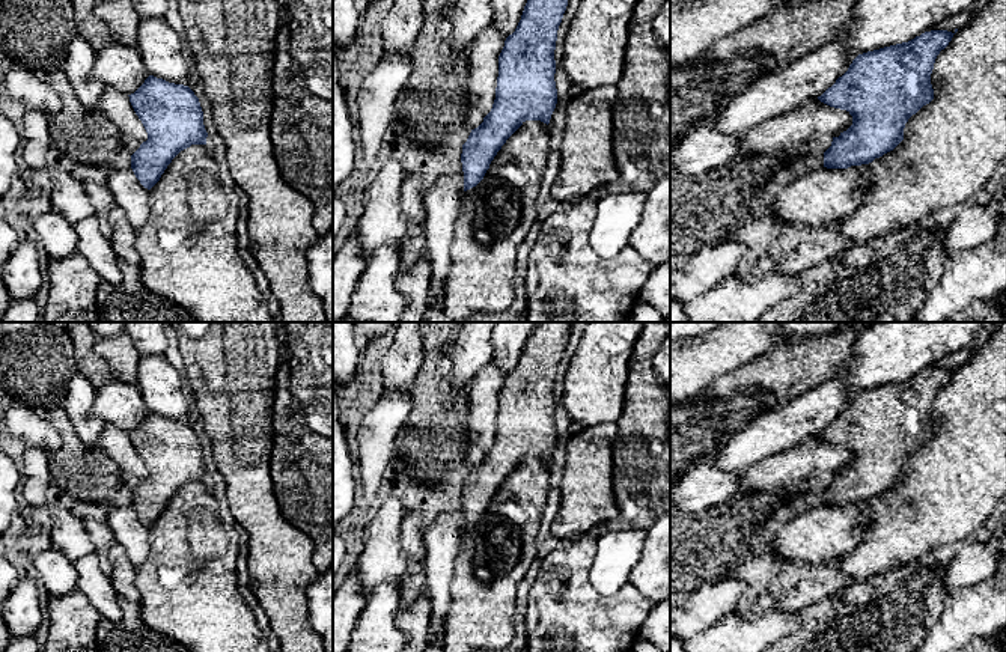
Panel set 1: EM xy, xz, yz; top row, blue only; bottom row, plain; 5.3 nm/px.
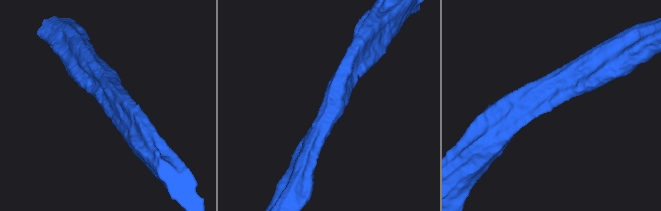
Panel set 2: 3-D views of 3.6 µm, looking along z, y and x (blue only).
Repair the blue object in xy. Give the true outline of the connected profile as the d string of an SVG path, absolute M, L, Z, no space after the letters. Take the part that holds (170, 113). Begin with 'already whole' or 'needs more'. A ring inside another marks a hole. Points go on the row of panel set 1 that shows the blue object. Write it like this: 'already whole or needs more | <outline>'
already whole | M154 75L128 96L148 133L148 140L131 155L131 169L140 184L151 190L181 151L206 145L203 111L188 86Z

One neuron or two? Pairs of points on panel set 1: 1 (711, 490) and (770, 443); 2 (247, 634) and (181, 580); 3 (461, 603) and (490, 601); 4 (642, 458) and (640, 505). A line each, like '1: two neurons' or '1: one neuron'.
1: two neurons
2: one neuron
3: one neuron
4: one neuron

